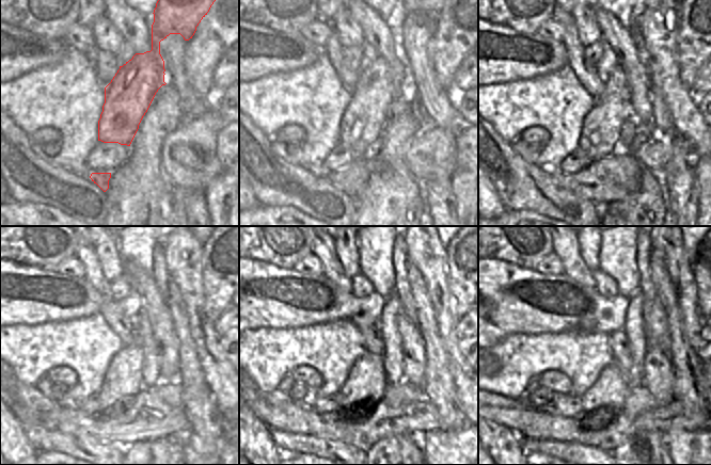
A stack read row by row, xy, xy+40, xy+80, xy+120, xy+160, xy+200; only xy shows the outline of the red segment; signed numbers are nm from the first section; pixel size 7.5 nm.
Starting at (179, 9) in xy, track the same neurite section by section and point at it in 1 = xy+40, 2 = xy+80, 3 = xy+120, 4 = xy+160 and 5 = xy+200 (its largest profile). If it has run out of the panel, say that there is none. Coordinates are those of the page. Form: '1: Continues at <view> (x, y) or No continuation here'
1: Continues at xy+40 (361, 126)
2: Continues at xy+80 (599, 140)
3: Continues at xy+120 (122, 390)
4: Continues at xy+160 (363, 391)
5: Continues at xy+200 (602, 402).

